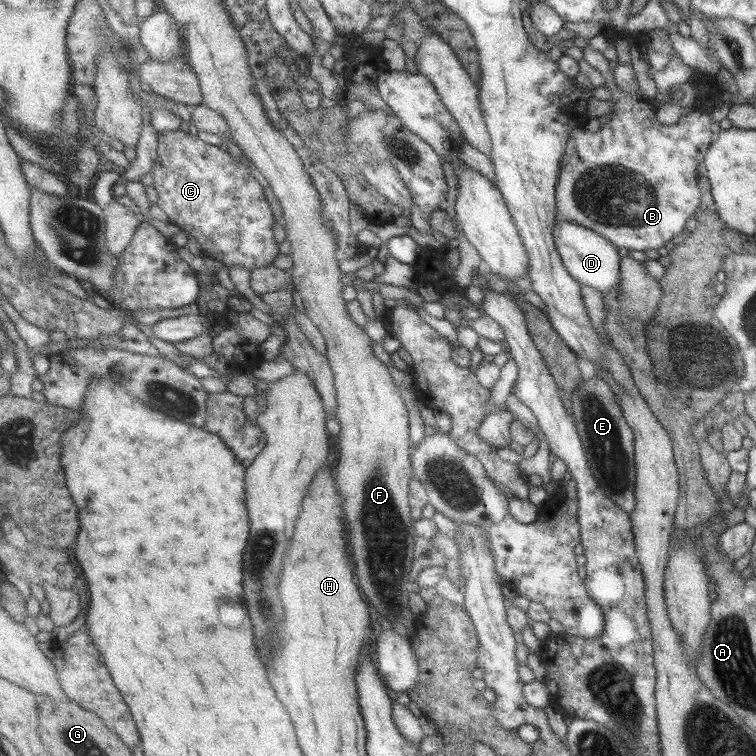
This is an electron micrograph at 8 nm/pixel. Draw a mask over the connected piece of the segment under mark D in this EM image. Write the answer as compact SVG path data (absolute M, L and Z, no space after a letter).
M557 222L554 232L558 251L563 262L575 280L582 285L591 286L604 294L616 297L616 284L618 283L618 272L621 263L617 247L593 232L589 228L583 228L574 222Z

